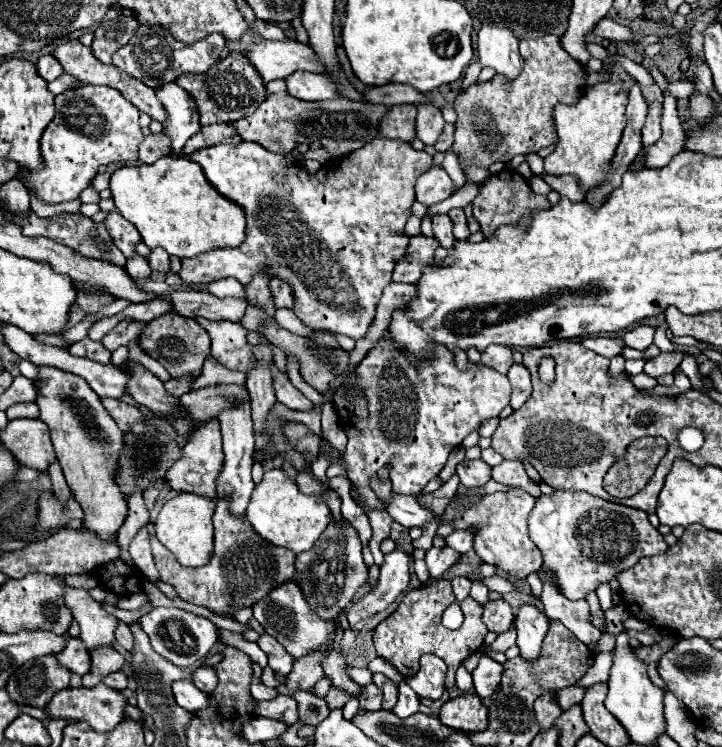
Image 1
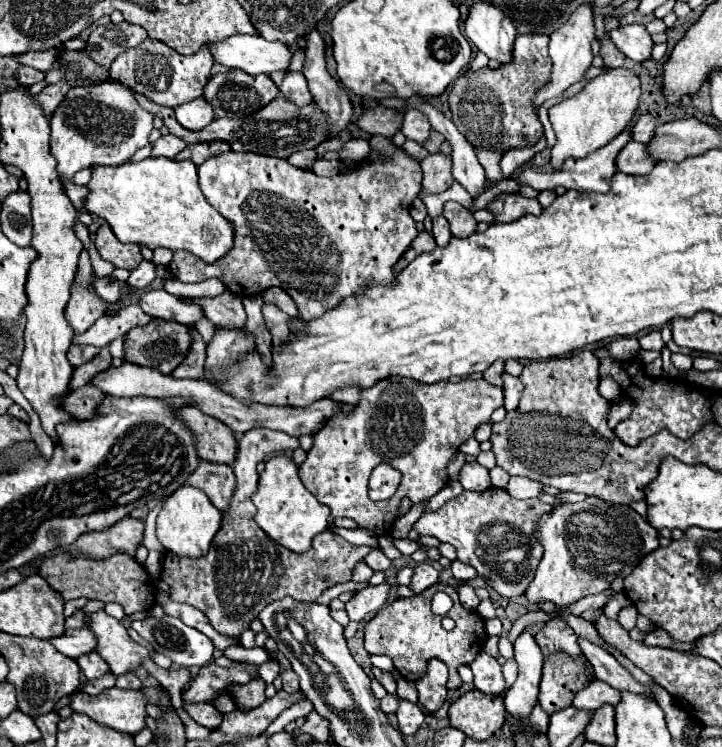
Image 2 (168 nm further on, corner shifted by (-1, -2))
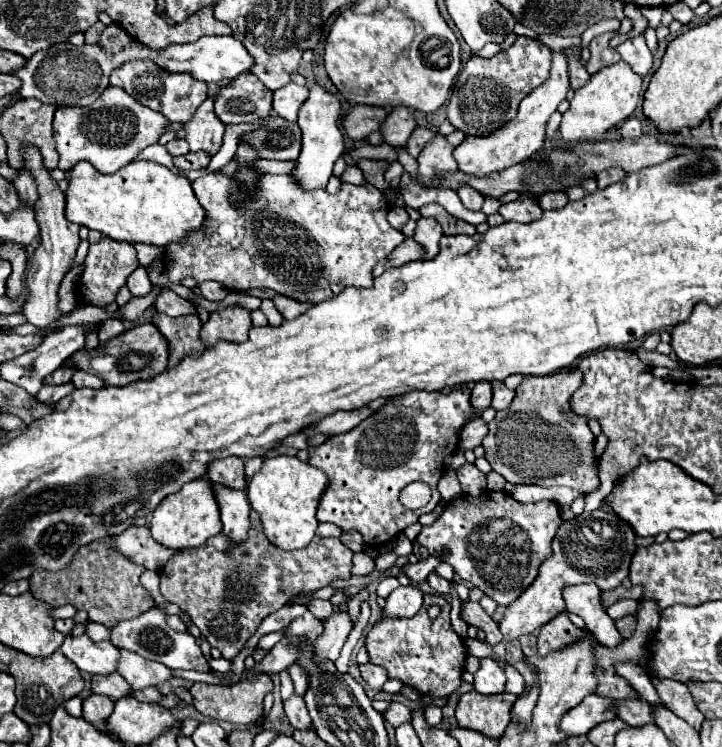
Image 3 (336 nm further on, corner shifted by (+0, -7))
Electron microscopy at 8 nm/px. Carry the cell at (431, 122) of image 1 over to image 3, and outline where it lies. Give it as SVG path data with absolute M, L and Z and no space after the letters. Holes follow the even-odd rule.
M396 107L388 117L386 123L382 125L380 133L384 135L384 141L392 147L400 147L406 145L408 137L414 133L414 129L418 127L416 119L414 119L414 109L408 107Z

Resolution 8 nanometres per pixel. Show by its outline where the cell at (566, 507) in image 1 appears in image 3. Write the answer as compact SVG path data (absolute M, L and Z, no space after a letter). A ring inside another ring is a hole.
M602 509L592 513L582 513L570 521L562 521L552 541L552 557L540 565L540 573L536 581L512 603L508 605L504 619L500 623L500 631L506 641L514 641L522 635L532 633L534 629L546 625L550 619L566 611L562 591L568 585L594 583L602 591L616 589L628 577L628 569L632 557L638 549L636 533L630 525L624 525L620 517L614 513L606 513Z

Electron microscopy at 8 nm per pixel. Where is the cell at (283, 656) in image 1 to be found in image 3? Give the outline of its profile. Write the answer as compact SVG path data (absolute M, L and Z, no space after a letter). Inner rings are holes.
M294 693L290 699L284 701L284 713L286 713L288 721L292 723L292 727L296 727L296 729L312 727L312 719L308 715L304 699L298 693Z

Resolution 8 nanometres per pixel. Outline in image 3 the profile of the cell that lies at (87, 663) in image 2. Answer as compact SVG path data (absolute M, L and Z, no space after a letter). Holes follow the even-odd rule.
M118 673L92 675L92 693L108 695L112 701L118 701L118 699L126 697L128 691L130 691L130 685Z

